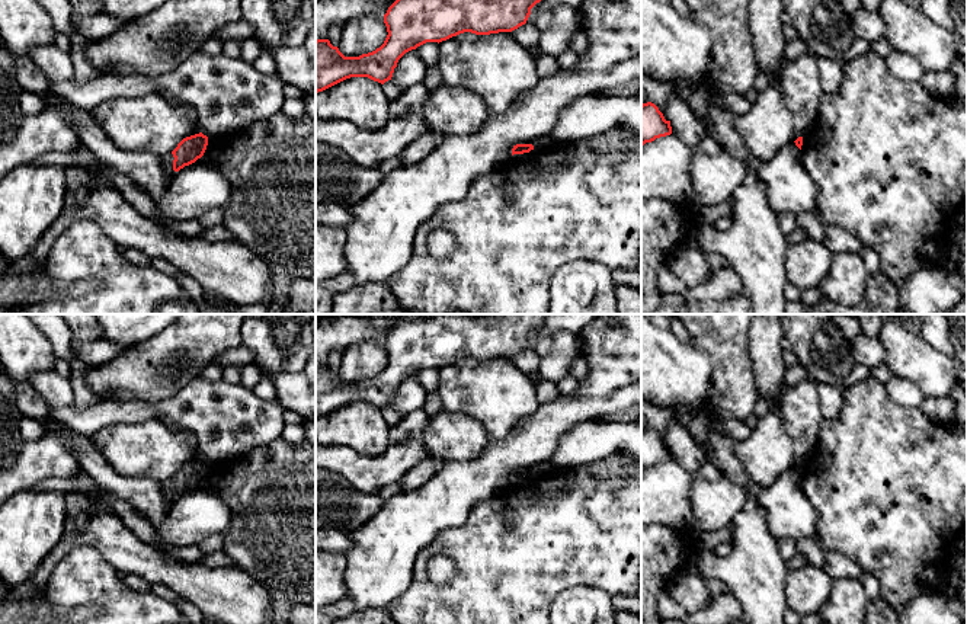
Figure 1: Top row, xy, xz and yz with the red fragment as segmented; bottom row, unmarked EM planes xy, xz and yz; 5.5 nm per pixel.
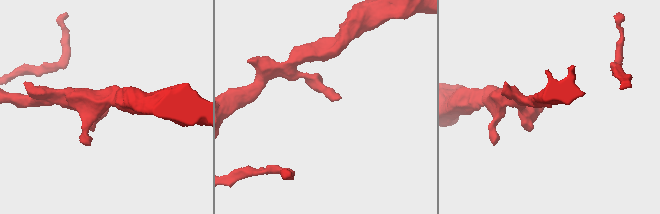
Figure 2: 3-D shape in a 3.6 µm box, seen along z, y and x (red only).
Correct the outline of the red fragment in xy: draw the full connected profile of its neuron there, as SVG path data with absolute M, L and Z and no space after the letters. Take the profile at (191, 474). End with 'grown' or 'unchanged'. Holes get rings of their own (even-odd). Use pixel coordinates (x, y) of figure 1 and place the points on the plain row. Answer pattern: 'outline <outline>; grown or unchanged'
outline M202 458L183 464L172 477L174 483L173 496L179 497L185 492L195 489L204 481L206 471L208 463Z; unchanged

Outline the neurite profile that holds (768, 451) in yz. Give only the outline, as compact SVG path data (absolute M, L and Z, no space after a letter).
M774 409L758 419L746 439L737 441L736 457L747 476L761 487L771 486L782 473L798 464L793 439Z

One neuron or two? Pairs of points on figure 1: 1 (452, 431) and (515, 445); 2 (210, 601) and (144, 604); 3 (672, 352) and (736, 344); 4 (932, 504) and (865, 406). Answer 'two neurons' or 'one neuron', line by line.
1: two neurons
2: two neurons
3: two neurons
4: one neuron

